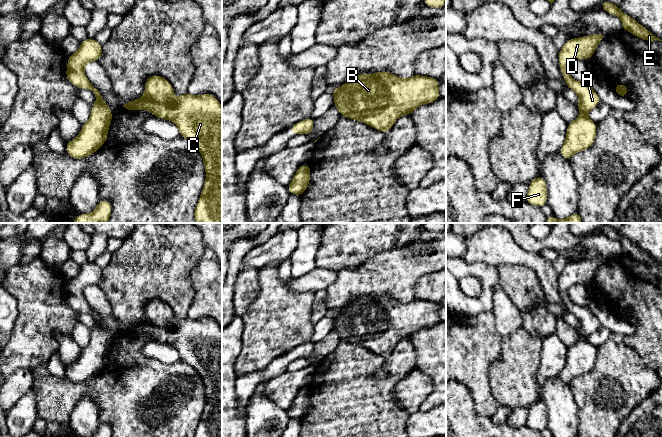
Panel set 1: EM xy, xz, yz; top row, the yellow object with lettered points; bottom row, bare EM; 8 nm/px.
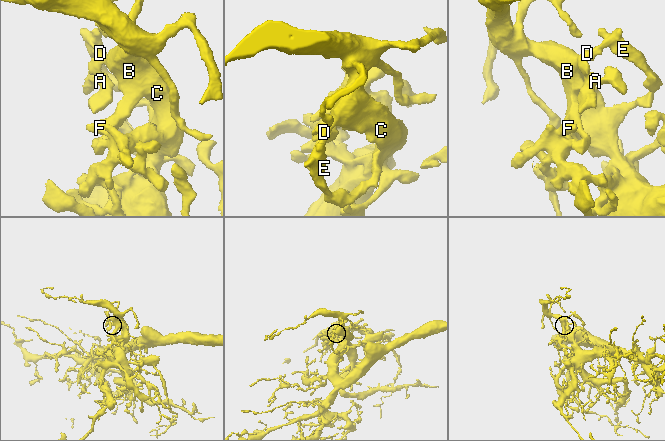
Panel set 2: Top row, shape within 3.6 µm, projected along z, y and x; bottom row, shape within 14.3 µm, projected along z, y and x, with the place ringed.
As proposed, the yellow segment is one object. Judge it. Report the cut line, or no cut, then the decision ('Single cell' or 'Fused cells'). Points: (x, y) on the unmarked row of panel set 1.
No split. Single cell

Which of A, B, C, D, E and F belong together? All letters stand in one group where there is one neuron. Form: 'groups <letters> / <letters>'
groups A B C D E F

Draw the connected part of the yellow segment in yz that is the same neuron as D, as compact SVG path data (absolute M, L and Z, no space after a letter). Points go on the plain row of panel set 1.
M602 256L595 259L582 260L569 263L561 272L558 278L560 295L567 311L572 313L579 320L577 330L581 337L572 346L568 347L566 363L559 374L566 384L589 371L595 365L597 348L589 343L587 337L596 331L601 324L592 313L589 306L573 304L568 296L568 291L577 284L591 283L596 271L606 261Z

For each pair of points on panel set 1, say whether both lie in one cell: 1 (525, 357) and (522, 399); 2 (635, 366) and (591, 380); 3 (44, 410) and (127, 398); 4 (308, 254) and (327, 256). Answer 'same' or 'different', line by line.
1: same
2: same
3: same
4: different

